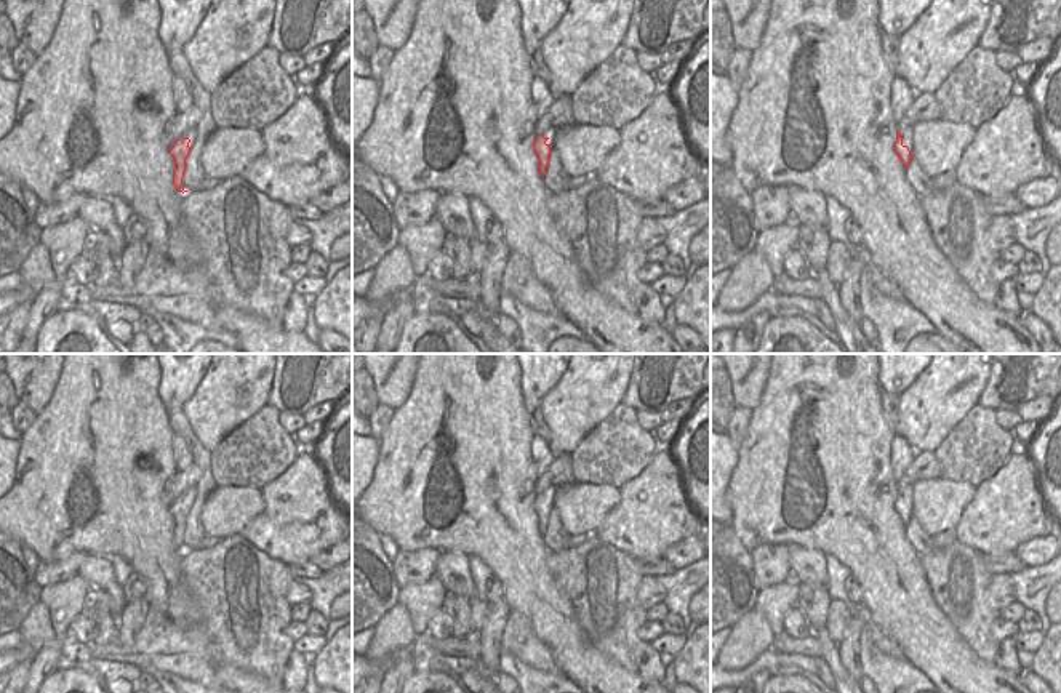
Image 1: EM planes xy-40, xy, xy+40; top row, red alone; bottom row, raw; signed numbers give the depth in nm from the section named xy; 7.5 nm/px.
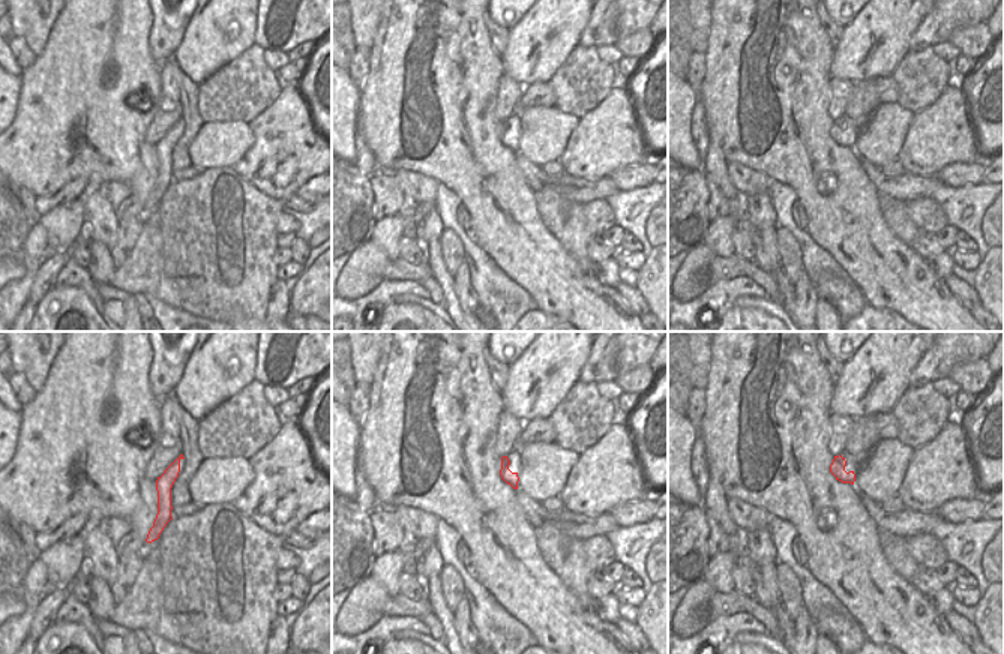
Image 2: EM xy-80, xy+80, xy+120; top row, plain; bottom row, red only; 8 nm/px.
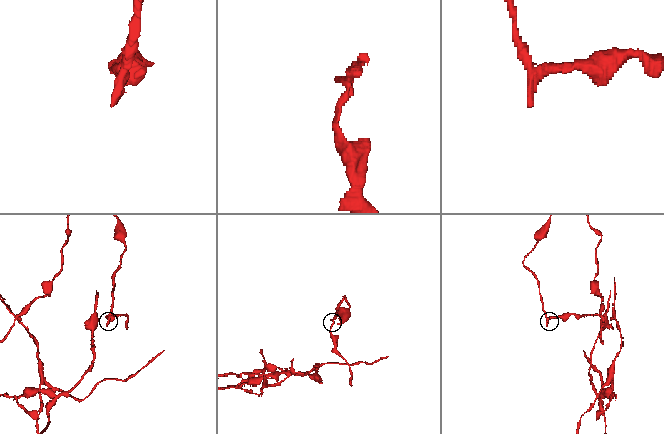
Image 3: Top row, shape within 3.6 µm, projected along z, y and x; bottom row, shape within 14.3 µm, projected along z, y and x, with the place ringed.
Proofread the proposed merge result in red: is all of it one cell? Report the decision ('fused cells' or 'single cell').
fused cells

